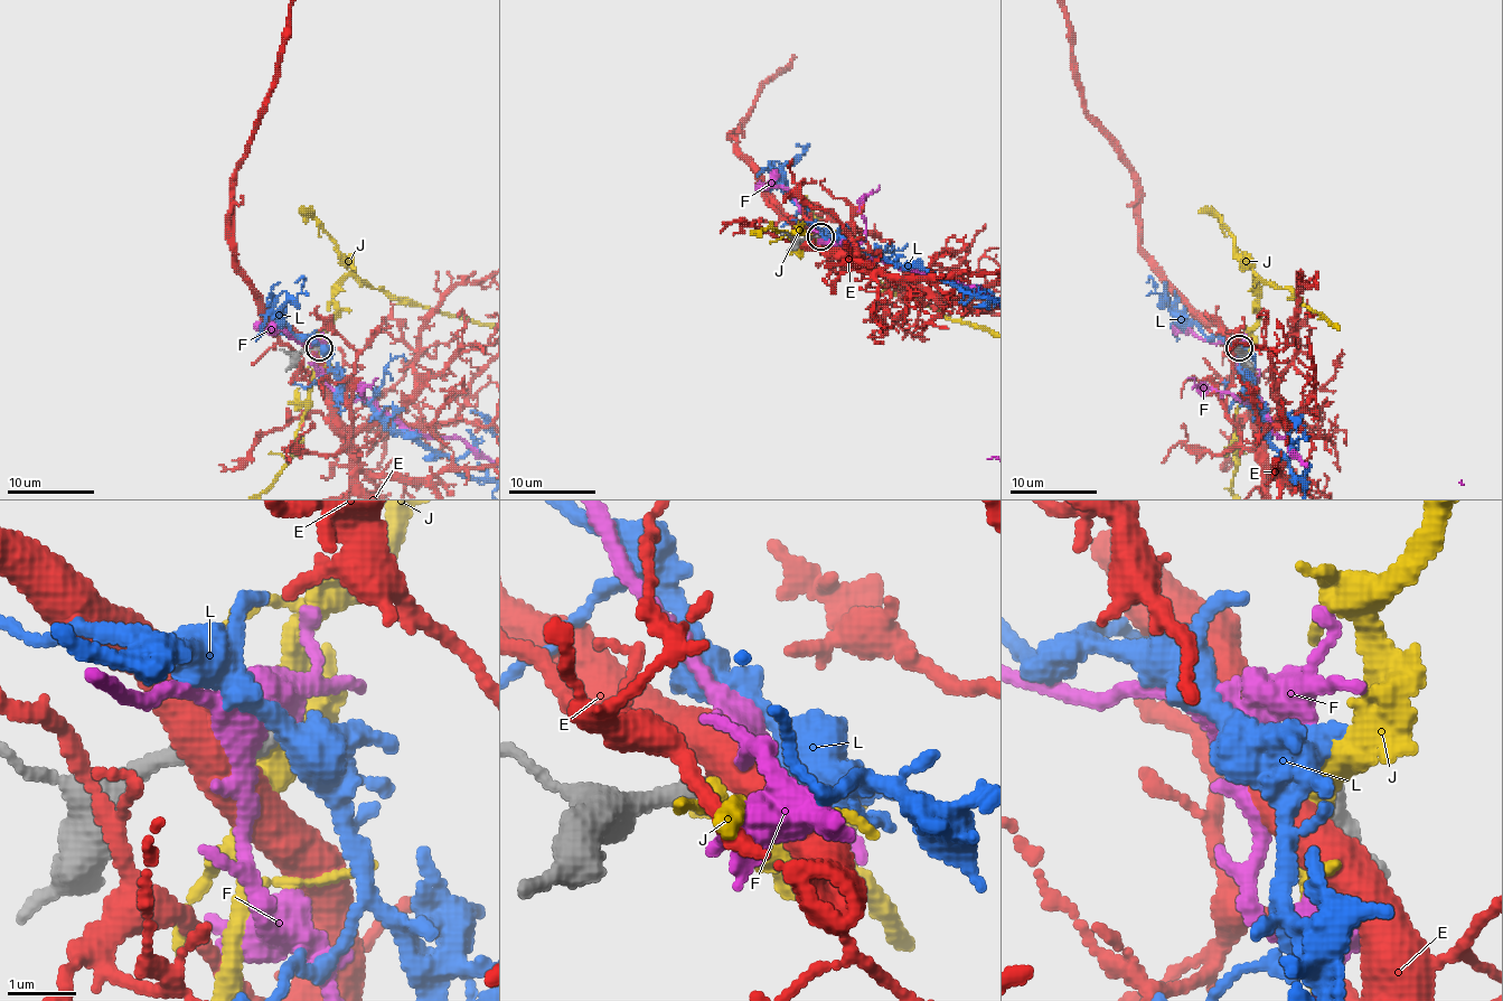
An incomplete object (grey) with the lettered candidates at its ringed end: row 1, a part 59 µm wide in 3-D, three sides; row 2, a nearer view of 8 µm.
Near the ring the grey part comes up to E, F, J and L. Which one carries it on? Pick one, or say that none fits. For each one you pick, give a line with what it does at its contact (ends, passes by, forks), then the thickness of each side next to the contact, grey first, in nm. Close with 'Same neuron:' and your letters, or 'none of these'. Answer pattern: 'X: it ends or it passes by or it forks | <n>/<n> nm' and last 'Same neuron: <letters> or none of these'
Same neuron: none of these

